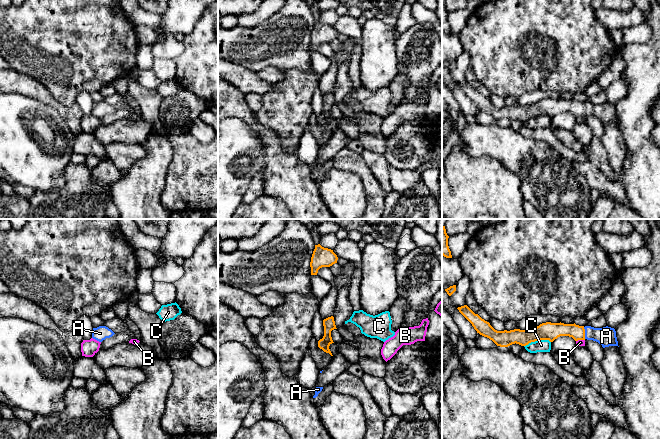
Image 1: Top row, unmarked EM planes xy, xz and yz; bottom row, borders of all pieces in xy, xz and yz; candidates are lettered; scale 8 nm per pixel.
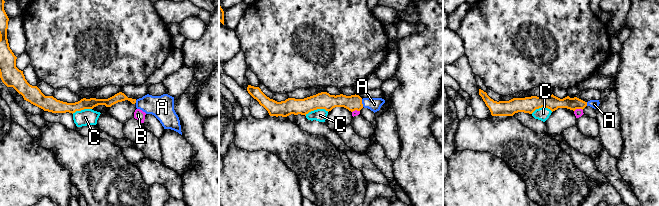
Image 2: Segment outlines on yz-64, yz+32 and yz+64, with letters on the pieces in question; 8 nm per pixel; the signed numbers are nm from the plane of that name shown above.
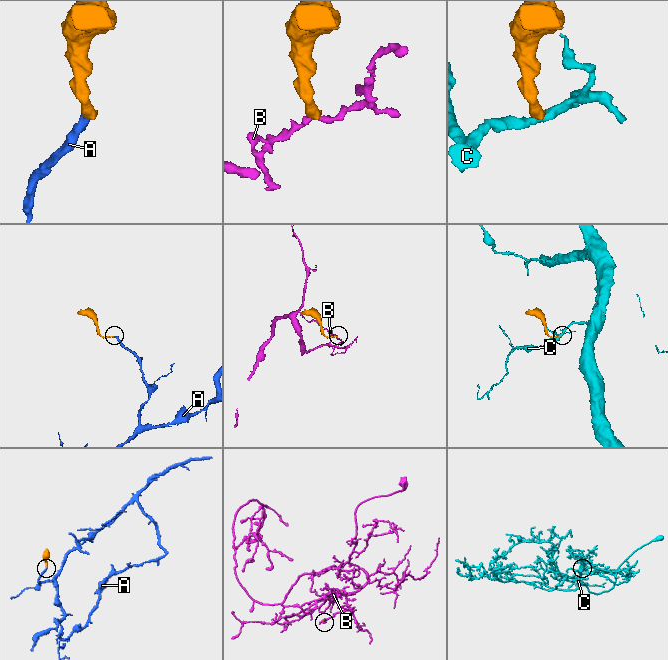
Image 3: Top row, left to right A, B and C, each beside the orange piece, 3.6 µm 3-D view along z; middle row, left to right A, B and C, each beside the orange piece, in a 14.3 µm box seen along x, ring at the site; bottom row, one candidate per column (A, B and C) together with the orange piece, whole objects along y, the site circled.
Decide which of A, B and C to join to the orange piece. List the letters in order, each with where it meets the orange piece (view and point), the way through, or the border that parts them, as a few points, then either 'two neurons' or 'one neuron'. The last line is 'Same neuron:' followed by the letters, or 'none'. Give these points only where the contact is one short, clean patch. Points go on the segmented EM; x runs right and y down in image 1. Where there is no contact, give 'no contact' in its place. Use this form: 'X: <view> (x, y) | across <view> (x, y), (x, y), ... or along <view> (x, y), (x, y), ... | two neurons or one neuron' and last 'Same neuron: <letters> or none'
A: yz (584, 333) | across yz (553, 330), (573, 330), (584, 333), (606, 336) | one neuron
B: yz (580, 339) | along yz (584, 339), (576, 341) | two neurons
C: yz (537, 340) | along yz (550, 341), (535, 340), (524, 346) | two neurons
Same neuron: A

